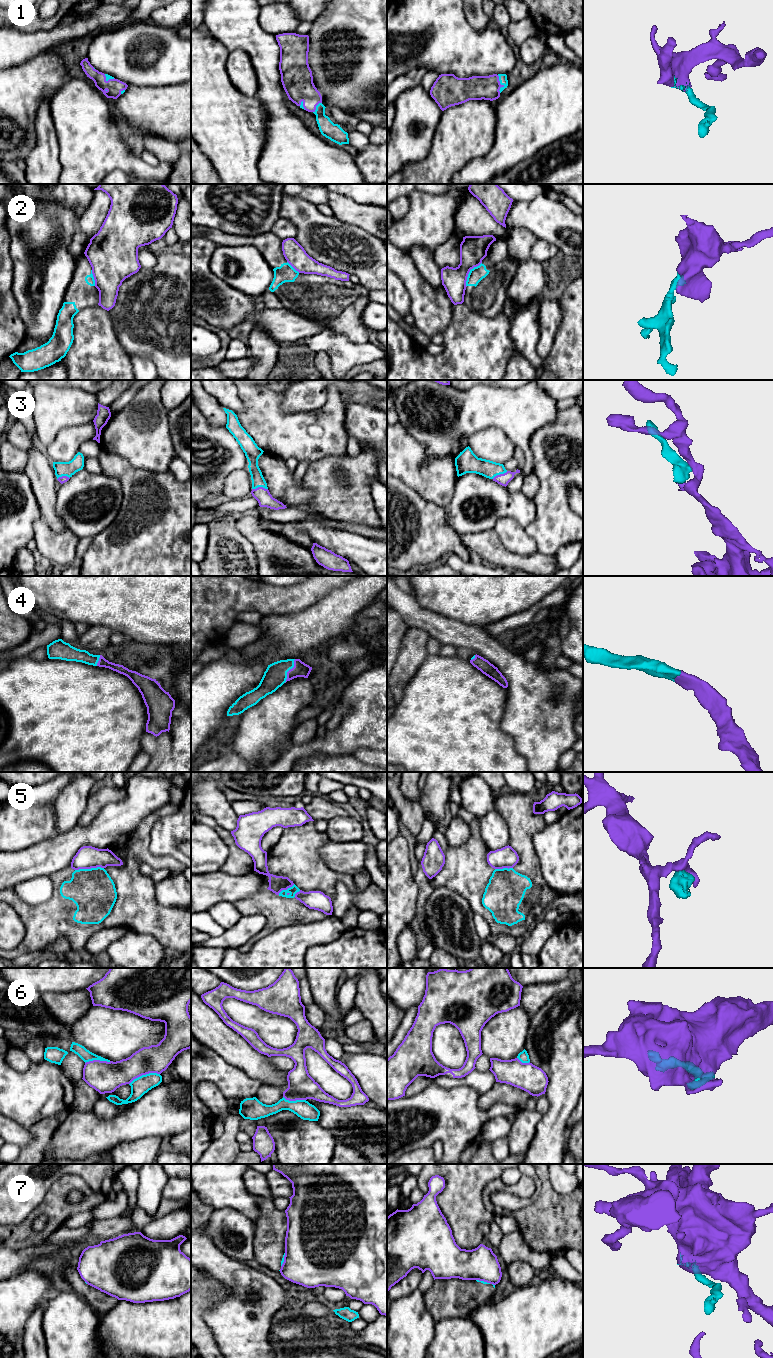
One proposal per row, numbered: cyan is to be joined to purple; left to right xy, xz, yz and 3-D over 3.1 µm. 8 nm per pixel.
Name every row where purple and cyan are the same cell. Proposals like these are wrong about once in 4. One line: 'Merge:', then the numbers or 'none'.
Merge: 1, 3, 4

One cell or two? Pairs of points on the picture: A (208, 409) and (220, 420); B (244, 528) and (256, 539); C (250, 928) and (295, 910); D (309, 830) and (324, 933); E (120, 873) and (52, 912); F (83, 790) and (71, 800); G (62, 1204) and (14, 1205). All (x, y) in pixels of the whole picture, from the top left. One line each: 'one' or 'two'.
A: one
B: one
C: two
D: two
E: one
F: one
G: two

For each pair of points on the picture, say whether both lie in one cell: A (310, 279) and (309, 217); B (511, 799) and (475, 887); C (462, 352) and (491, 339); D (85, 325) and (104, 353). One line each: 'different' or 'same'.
A: different
B: same
C: same
D: same

